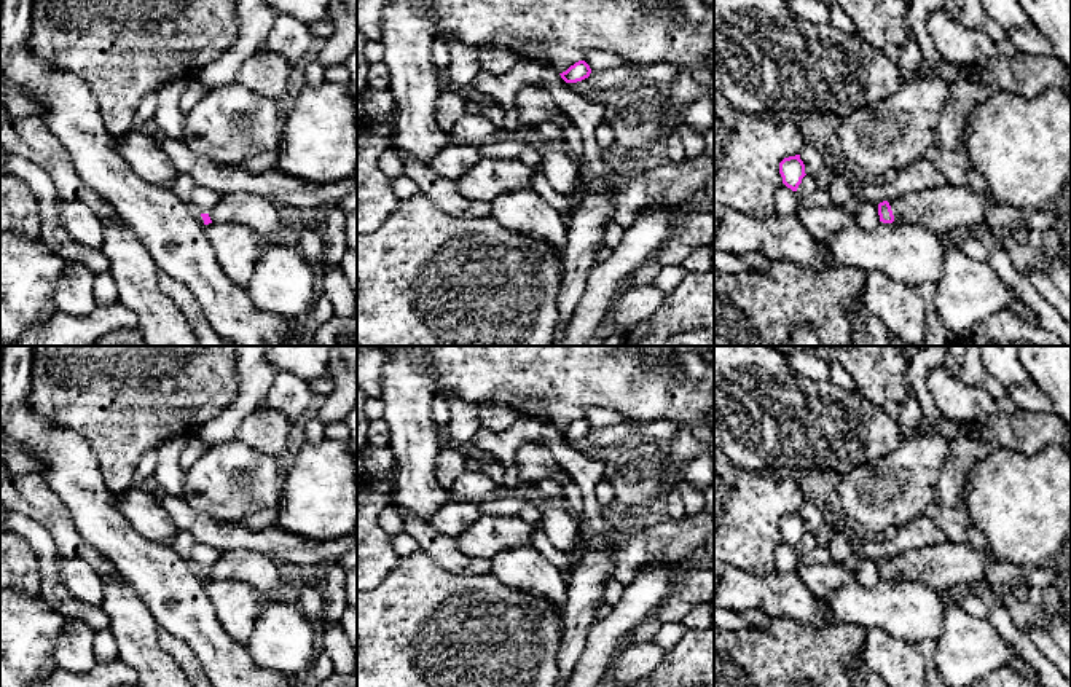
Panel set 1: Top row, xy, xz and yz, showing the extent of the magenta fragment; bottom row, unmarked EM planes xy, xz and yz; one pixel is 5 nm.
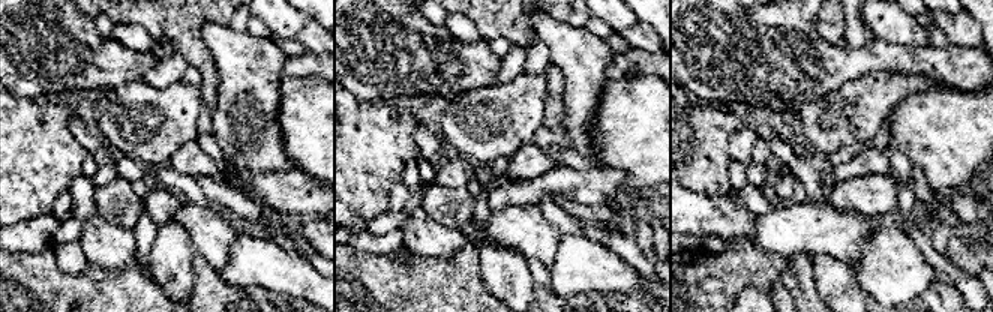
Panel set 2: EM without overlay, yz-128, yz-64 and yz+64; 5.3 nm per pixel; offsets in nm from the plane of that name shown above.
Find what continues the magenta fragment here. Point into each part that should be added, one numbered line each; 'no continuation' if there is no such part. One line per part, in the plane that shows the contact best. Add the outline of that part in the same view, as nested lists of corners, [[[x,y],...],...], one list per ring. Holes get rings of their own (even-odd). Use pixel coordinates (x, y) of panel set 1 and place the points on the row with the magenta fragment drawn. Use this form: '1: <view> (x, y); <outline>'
1: yz (947, 208); [[[942,185],[920,193],[907,193],[888,201],[894,222],[915,223],[936,234],[969,231],[985,222],[987,202],[991,193],[974,191],[969,185]]]

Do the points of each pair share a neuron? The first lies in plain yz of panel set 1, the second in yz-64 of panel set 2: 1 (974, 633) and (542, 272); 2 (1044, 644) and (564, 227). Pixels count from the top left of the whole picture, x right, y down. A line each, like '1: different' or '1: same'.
1: different
2: same

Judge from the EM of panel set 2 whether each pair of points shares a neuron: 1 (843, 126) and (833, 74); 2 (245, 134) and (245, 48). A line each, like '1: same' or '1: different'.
1: different
2: same

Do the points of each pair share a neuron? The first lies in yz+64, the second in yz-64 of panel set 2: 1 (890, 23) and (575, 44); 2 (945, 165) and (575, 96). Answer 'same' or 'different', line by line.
1: same
2: different

